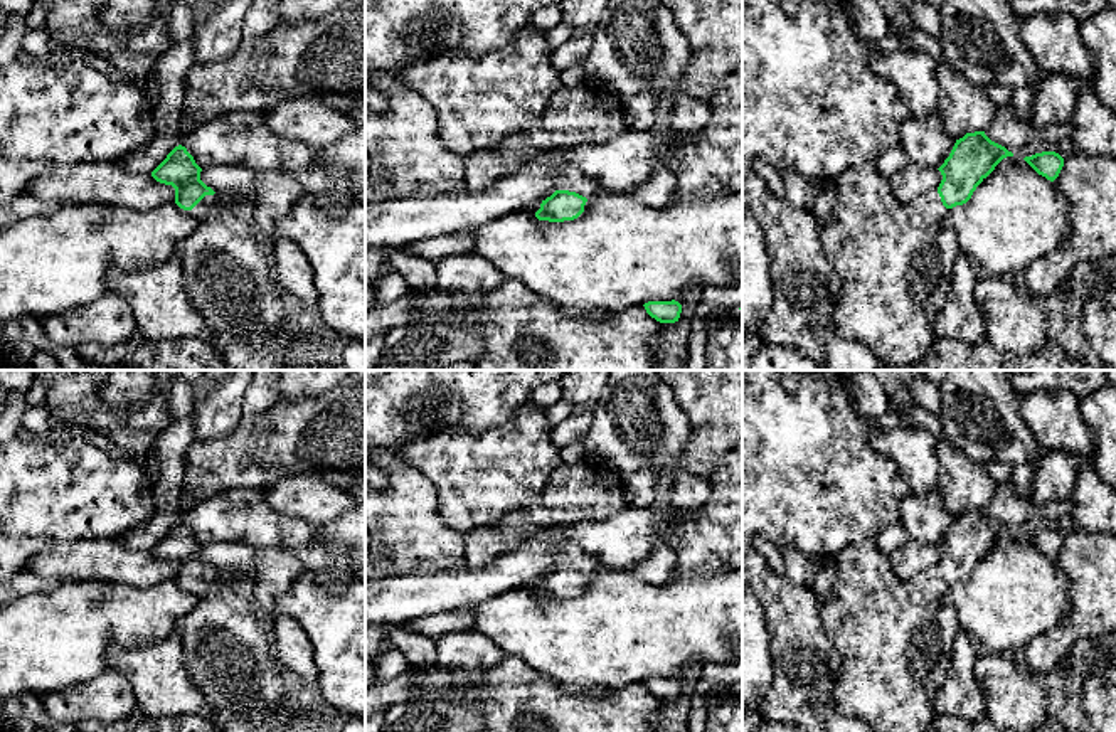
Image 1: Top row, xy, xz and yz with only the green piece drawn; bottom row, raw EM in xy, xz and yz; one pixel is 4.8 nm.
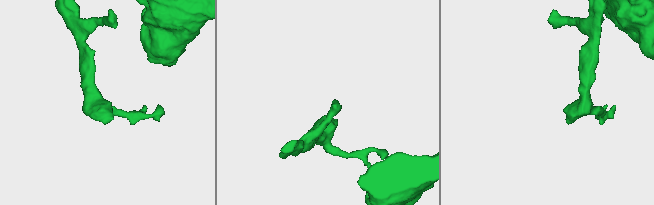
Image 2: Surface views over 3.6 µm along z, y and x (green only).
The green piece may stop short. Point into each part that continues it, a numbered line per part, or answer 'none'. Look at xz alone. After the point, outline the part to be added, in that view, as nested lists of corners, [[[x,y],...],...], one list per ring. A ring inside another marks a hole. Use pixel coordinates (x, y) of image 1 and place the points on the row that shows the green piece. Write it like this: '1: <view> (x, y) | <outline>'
1: xz (569, 179) | [[[564,168],[559,173],[557,190],[576,192],[586,199],[601,192],[599,183],[577,168]]]

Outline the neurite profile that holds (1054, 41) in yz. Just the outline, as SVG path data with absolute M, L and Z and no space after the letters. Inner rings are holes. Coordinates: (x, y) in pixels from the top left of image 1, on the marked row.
M1035 13L1022 22L1020 39L1044 76L1067 74L1089 86L1094 62L1069 13Z

